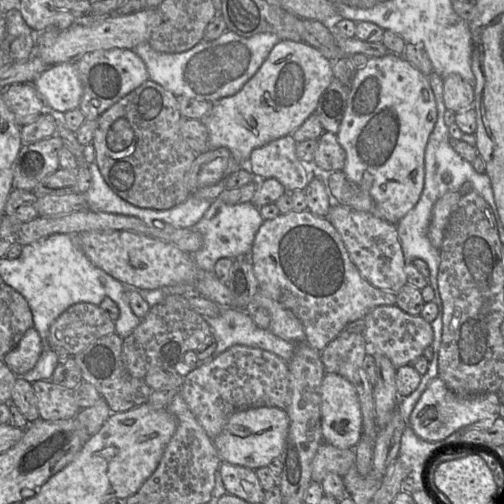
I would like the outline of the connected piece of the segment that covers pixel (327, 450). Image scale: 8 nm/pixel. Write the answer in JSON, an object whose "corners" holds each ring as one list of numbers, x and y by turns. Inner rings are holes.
{"corners":[[322,442,312,461,312,481,321,483,329,473,344,477,355,466,354,449,339,449,327,442]]}

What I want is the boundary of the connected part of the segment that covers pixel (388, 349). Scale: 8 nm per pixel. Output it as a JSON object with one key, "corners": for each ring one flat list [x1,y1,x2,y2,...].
{"corners":[[397,305,378,306,364,317,365,328,362,333,369,351,386,356,396,369,412,364,423,355,424,350,432,345,434,334,431,324,422,316,412,316]]}

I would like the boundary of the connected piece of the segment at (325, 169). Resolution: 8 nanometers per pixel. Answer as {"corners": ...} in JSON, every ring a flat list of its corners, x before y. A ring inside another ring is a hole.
{"corners":[[324,131,318,139,318,146,311,164,315,172,328,174,343,171,345,163,346,152,339,144,337,135]]}

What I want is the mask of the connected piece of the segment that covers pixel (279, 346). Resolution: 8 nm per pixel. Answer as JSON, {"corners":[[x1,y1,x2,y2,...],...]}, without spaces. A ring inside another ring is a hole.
{"corners":[[220,307,220,315,218,317,211,318,208,316,203,316,203,318,211,328,212,335,216,341,216,349,210,357,204,360,198,360,194,366,188,366,183,361,175,364,173,368,182,377,186,377,192,370,198,367,209,364,221,353,225,352,227,349,234,345,243,345,253,348,260,348,272,352,287,363,294,354,296,343,288,342,277,337,269,329,259,328,254,323,249,313,246,312,246,310,240,310,233,307]]}

